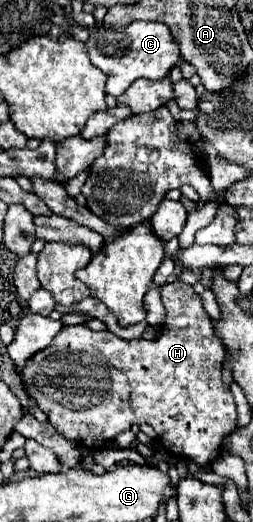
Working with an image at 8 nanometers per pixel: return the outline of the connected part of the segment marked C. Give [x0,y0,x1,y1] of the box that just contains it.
[86,22,180,96]

